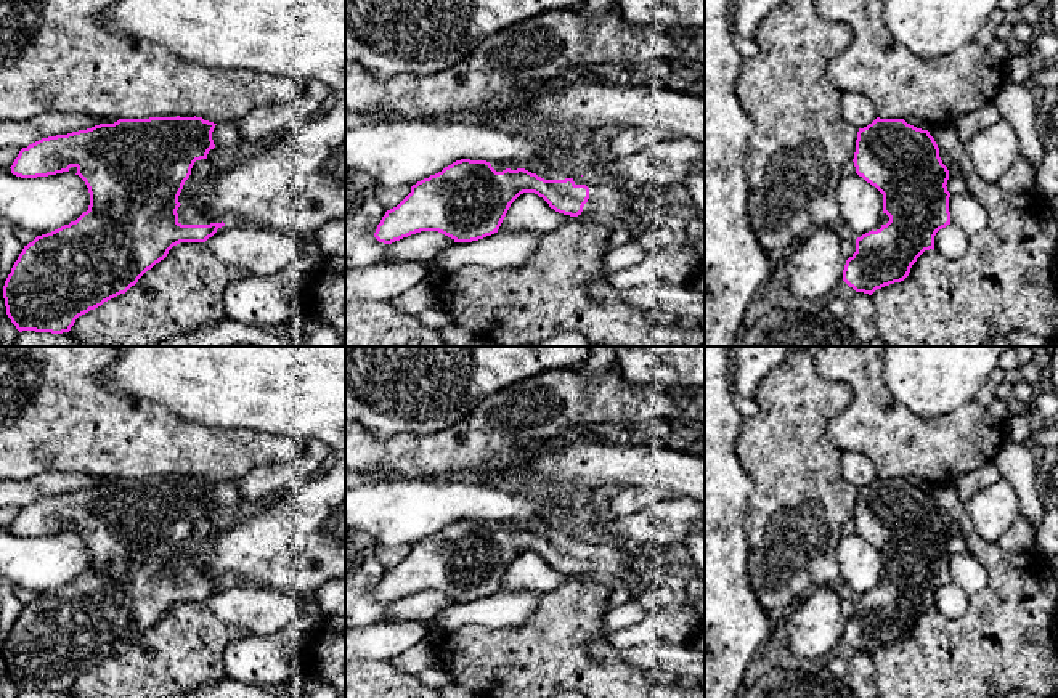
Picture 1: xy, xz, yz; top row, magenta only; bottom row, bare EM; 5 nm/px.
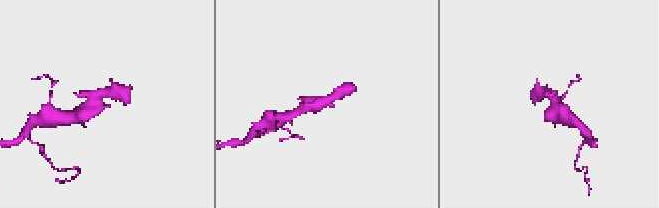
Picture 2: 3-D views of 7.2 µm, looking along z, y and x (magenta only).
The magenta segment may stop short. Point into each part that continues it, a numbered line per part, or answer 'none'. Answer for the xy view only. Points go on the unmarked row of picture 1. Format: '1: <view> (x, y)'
1: xy (187, 575)

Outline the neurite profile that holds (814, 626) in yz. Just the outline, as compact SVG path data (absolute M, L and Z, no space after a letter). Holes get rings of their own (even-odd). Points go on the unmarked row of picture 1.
M833 586L812 589L790 608L783 623L788 637L783 651L787 659L814 664L843 640L846 619L841 613L841 597Z

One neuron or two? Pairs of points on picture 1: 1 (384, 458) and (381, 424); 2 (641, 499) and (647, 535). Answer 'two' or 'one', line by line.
1: two
2: two

